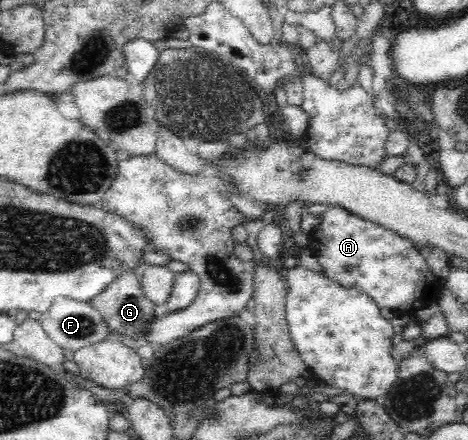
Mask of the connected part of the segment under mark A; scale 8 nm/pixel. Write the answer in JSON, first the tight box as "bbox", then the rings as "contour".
{"bbox":[309,206,444,313],"contour":[[[340,206],[324,211],[318,219],[317,229],[310,233],[309,249],[316,255],[326,277],[343,284],[344,287],[359,287],[374,300],[378,308],[386,307],[395,313],[414,313],[438,300],[444,281],[430,272],[425,256],[408,239],[403,239],[394,231],[376,223],[361,219]]]}

